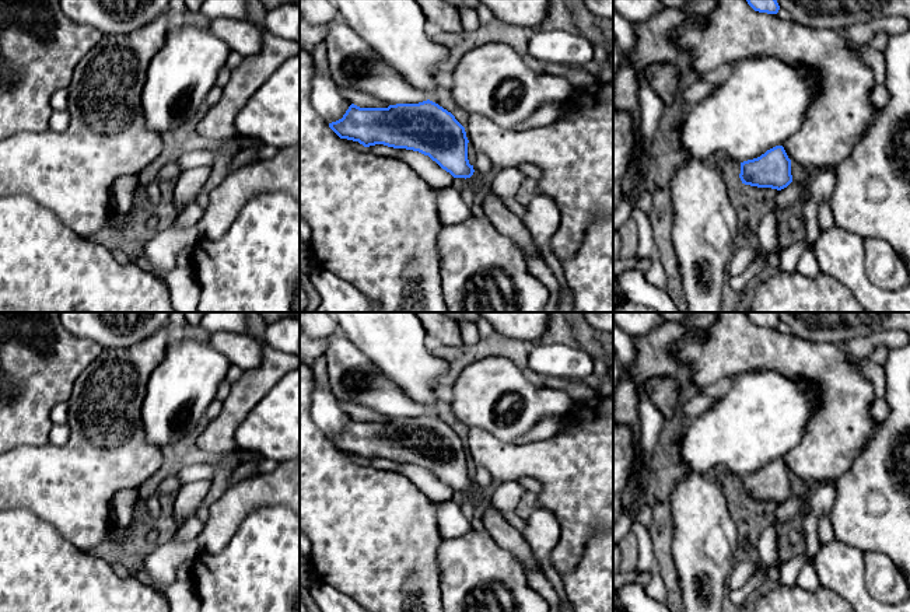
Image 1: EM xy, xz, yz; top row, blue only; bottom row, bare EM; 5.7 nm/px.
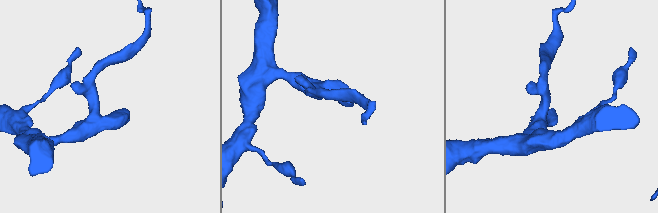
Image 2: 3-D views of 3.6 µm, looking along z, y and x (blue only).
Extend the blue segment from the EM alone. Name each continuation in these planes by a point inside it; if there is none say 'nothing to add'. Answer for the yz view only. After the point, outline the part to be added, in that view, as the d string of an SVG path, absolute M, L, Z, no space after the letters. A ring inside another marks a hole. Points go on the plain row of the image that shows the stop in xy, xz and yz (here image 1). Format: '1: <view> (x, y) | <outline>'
nothing to add

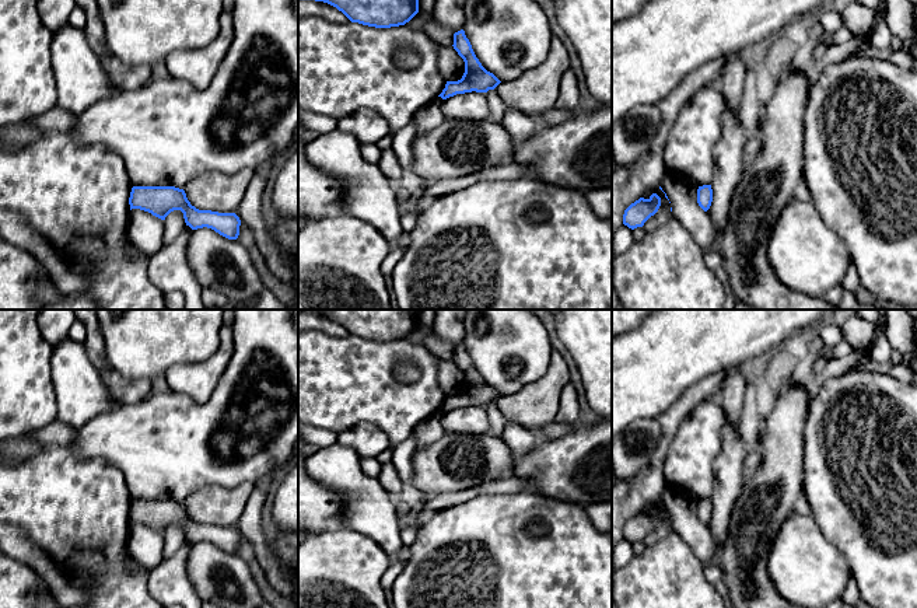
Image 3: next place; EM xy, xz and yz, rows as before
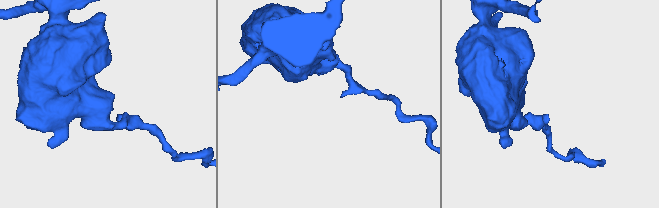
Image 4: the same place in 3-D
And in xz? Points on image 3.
nothing to add

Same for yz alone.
nothing to add

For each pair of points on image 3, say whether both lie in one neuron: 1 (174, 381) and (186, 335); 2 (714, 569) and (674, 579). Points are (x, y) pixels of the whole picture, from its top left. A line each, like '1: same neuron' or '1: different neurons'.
1: different neurons
2: different neurons

